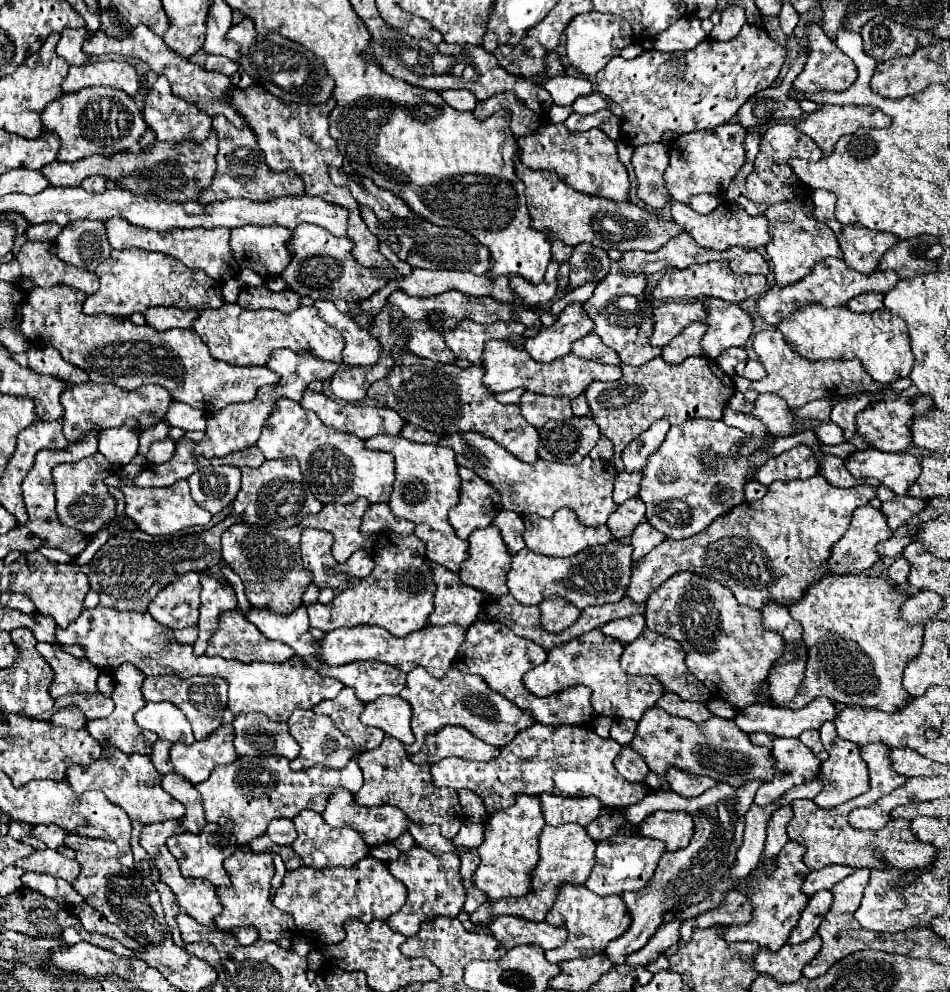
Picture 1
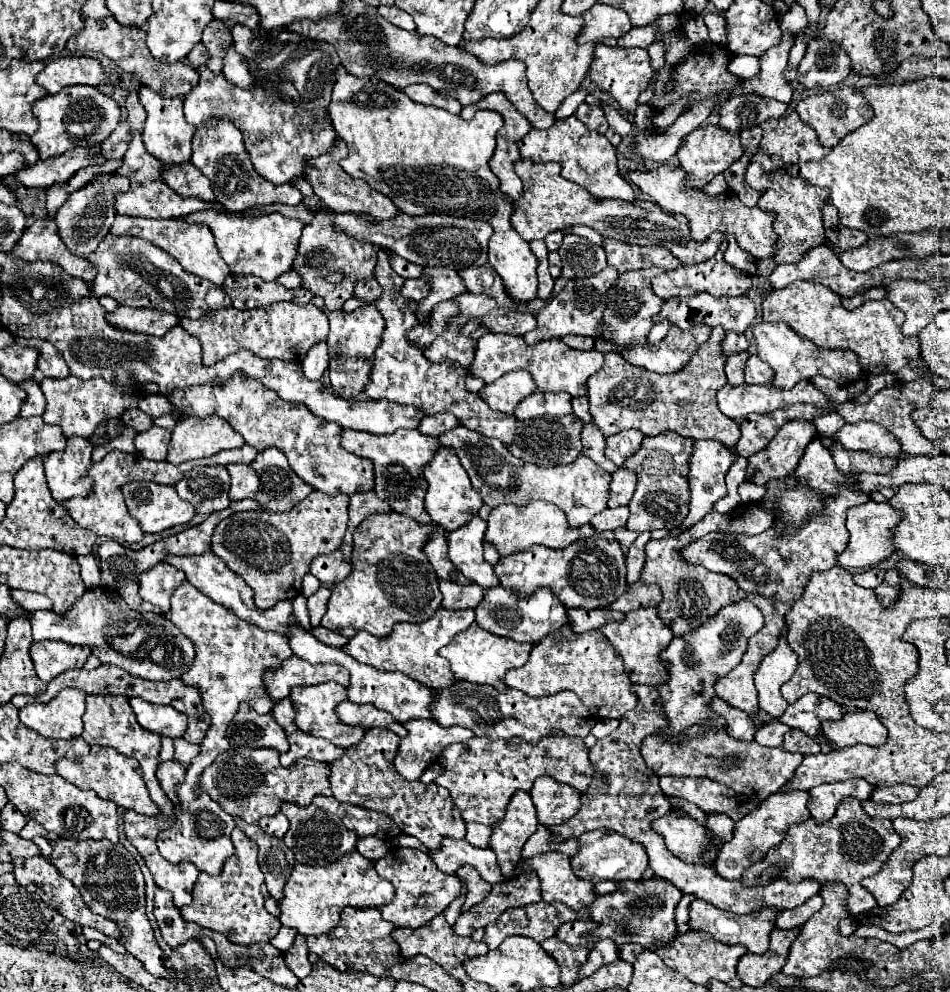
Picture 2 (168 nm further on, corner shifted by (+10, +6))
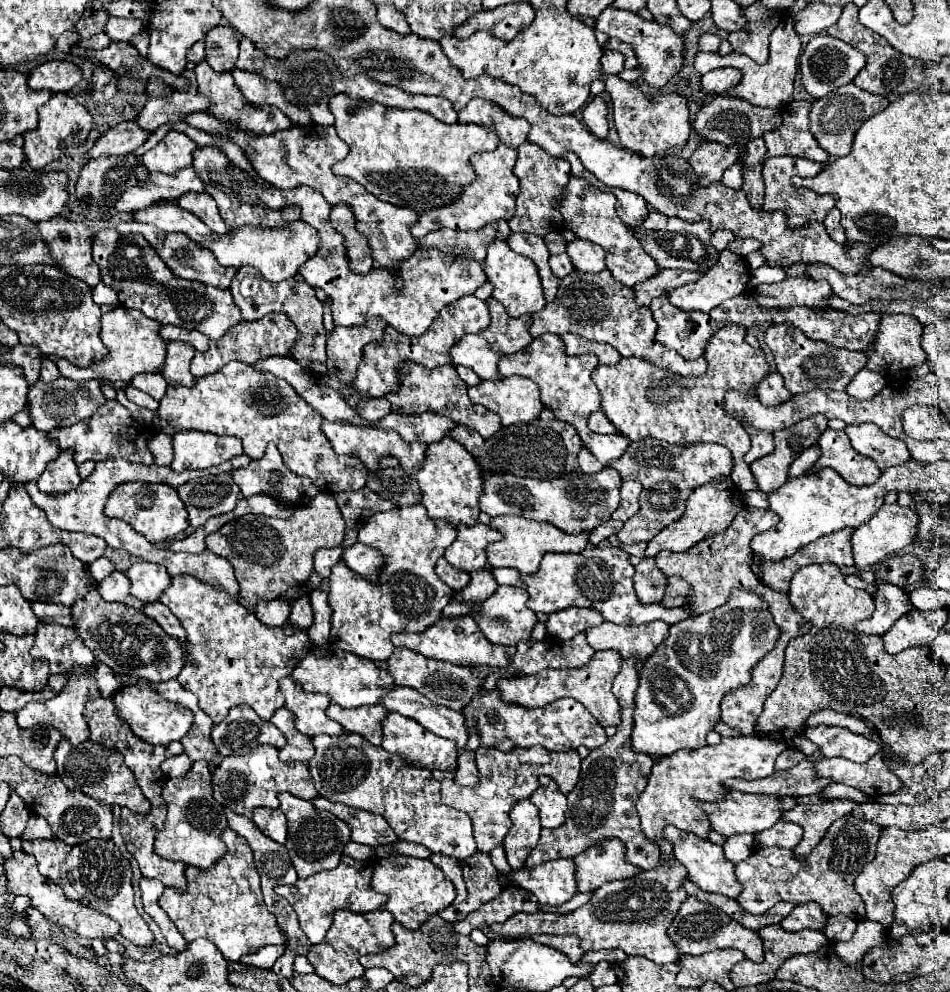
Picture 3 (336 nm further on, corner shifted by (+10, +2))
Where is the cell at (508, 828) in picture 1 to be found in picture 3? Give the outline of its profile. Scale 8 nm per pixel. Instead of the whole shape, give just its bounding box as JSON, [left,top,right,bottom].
[503,799,539,869]

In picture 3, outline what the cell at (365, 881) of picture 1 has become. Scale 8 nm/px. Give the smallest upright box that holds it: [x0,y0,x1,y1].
[275,855,387,943]

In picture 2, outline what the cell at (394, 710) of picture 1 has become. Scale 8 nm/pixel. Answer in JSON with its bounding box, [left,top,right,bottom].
[335,701,407,737]

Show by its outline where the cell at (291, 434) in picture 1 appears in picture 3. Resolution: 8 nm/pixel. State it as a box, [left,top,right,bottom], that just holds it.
[159,361,367,493]

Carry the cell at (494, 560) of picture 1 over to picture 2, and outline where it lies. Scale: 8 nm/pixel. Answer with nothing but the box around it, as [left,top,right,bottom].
[447,515,497,589]

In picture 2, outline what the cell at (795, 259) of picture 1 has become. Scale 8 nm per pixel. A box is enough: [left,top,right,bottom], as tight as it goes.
[757,169,829,265]

